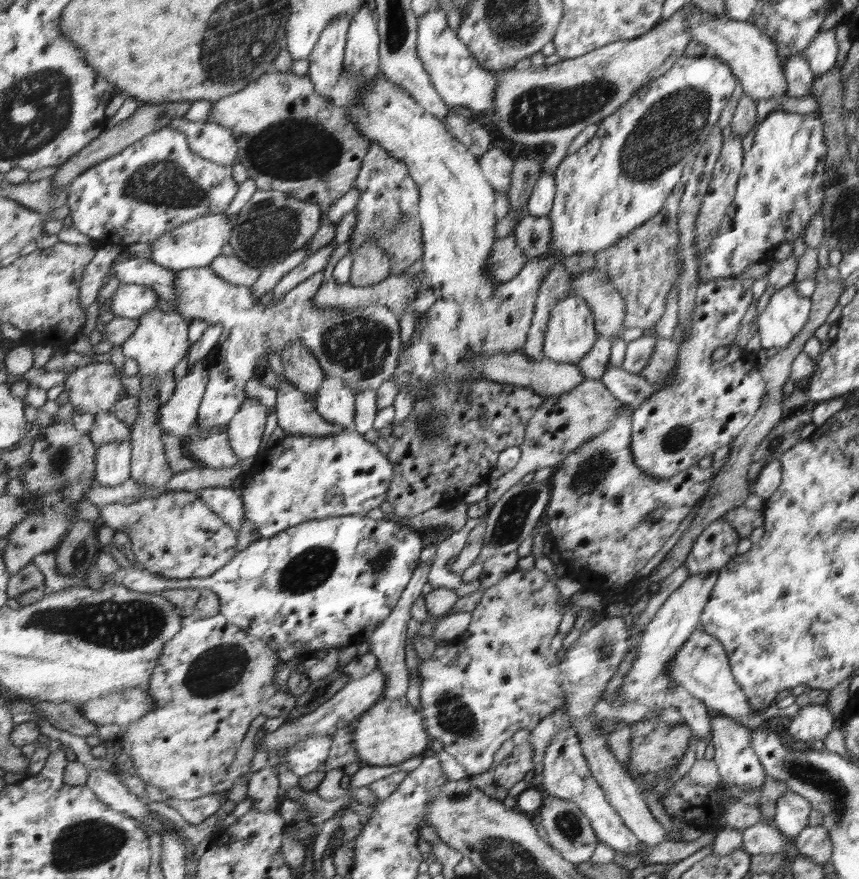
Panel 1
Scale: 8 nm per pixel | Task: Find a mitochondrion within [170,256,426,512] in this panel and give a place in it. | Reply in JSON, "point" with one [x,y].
{"point":[360,347]}

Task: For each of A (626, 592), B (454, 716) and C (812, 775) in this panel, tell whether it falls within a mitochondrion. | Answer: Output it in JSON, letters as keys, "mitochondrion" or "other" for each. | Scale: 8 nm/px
{"A":"other","B":"mitochondrion","C":"mitochondrion"}

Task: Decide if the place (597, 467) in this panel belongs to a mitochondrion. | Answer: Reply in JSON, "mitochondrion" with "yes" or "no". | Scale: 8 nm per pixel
{"mitochondrion":"yes"}

